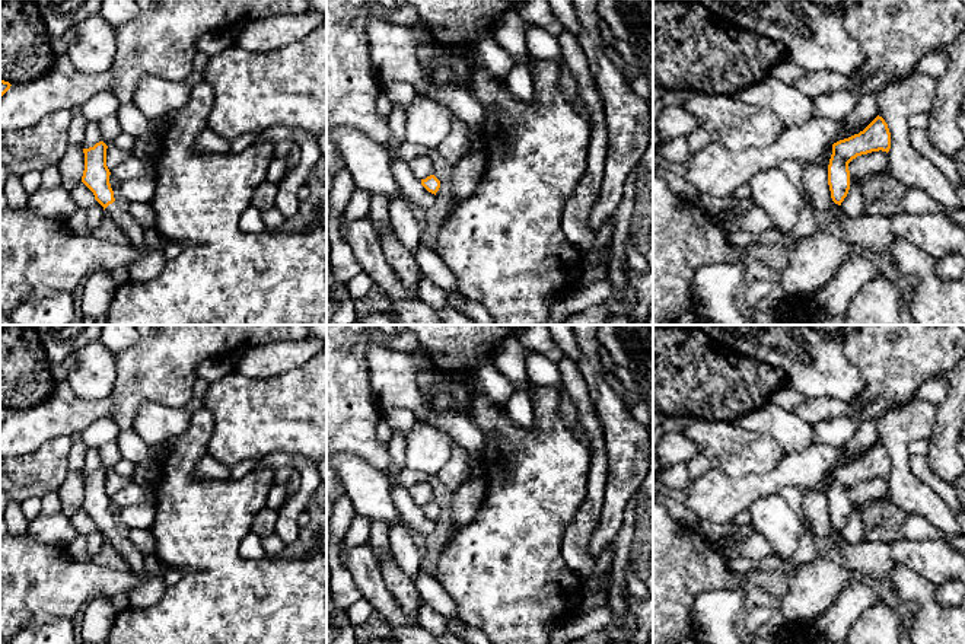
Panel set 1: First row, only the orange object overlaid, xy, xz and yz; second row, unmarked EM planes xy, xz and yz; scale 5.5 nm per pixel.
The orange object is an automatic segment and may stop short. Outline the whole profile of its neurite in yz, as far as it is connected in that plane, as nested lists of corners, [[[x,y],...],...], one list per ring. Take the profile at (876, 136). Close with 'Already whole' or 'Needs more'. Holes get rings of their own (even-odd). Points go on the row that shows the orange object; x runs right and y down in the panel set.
[[[876,117],[863,131],[832,144],[828,165],[831,198],[841,205],[850,189],[848,163],[857,156],[872,152],[889,152],[891,133],[882,117]]]. Already whole

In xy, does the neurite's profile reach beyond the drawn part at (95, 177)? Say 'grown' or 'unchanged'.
grown

